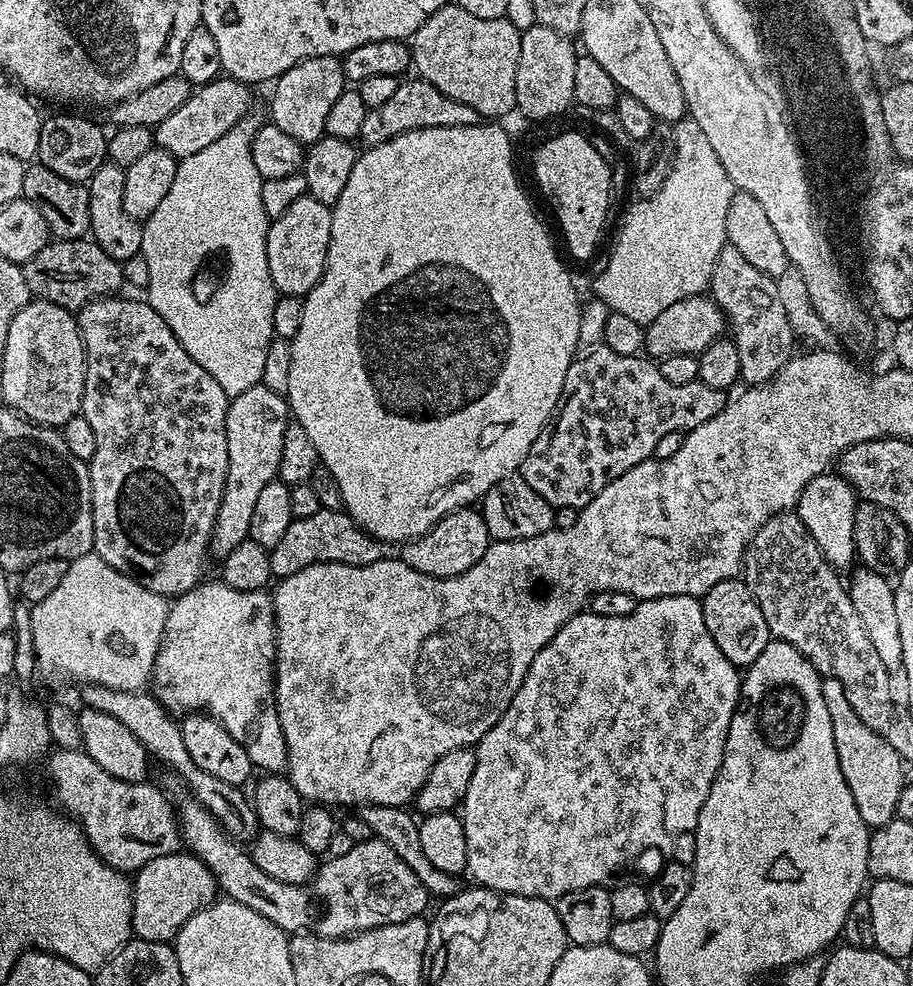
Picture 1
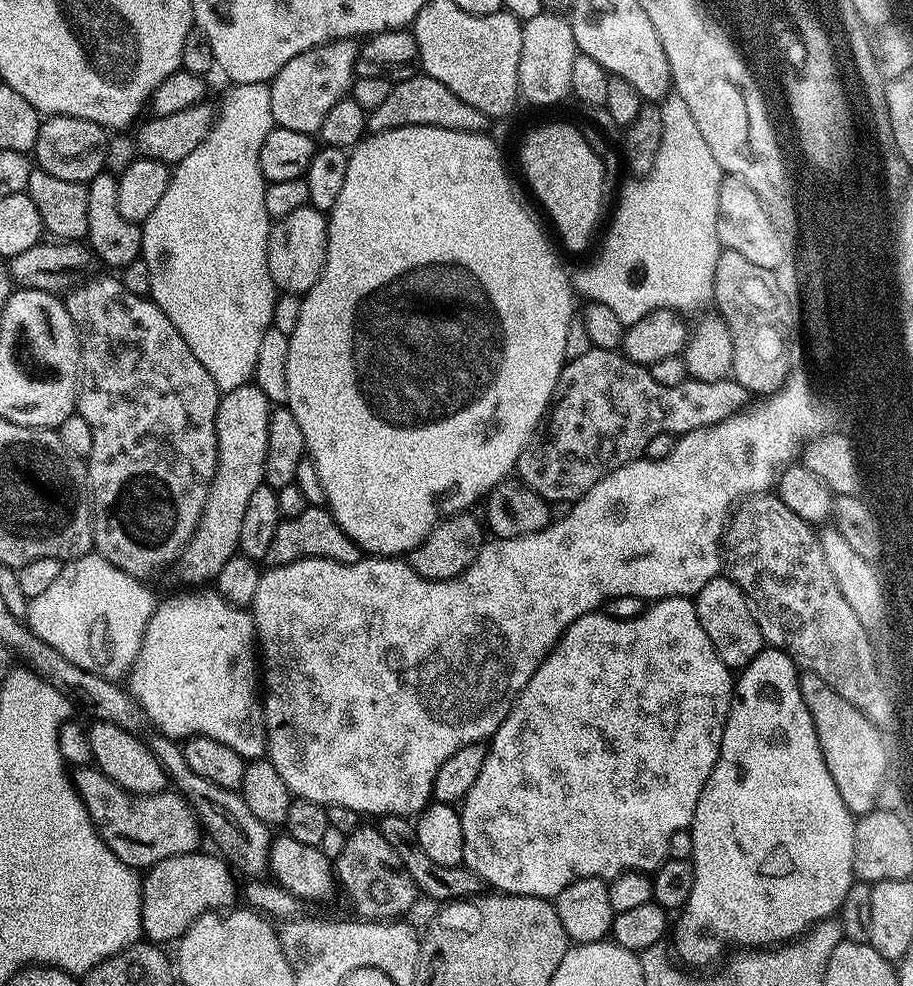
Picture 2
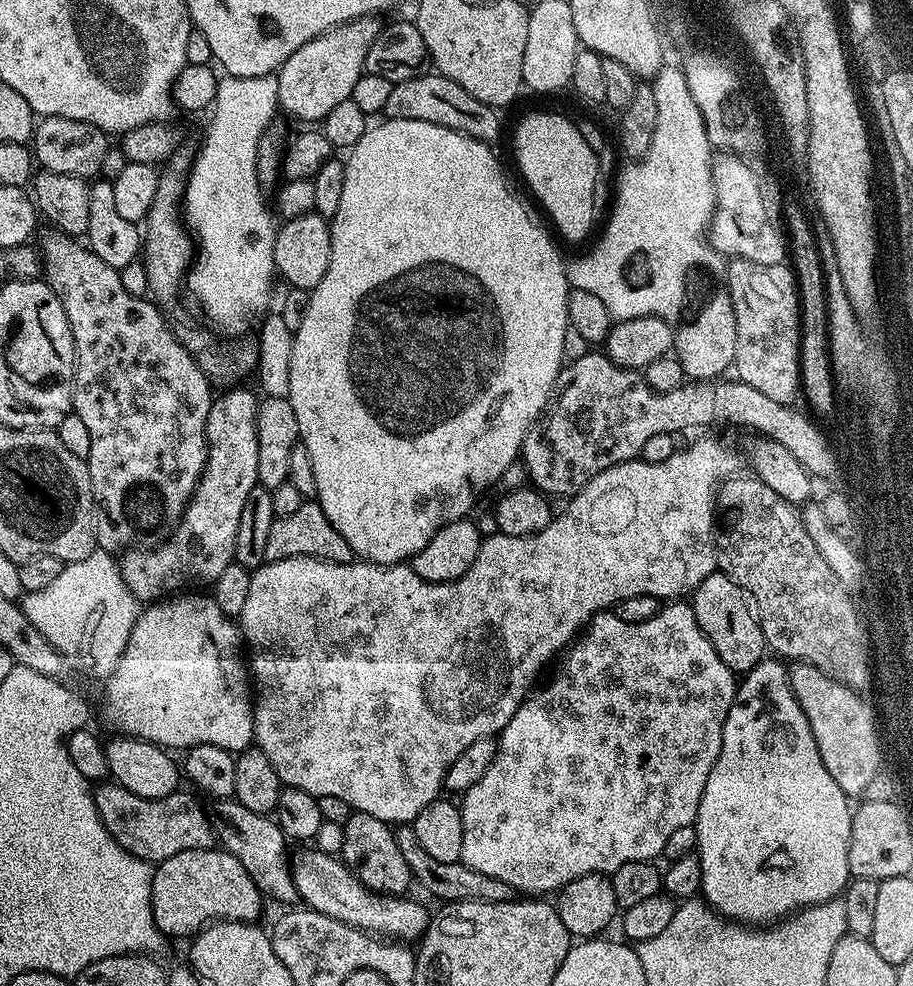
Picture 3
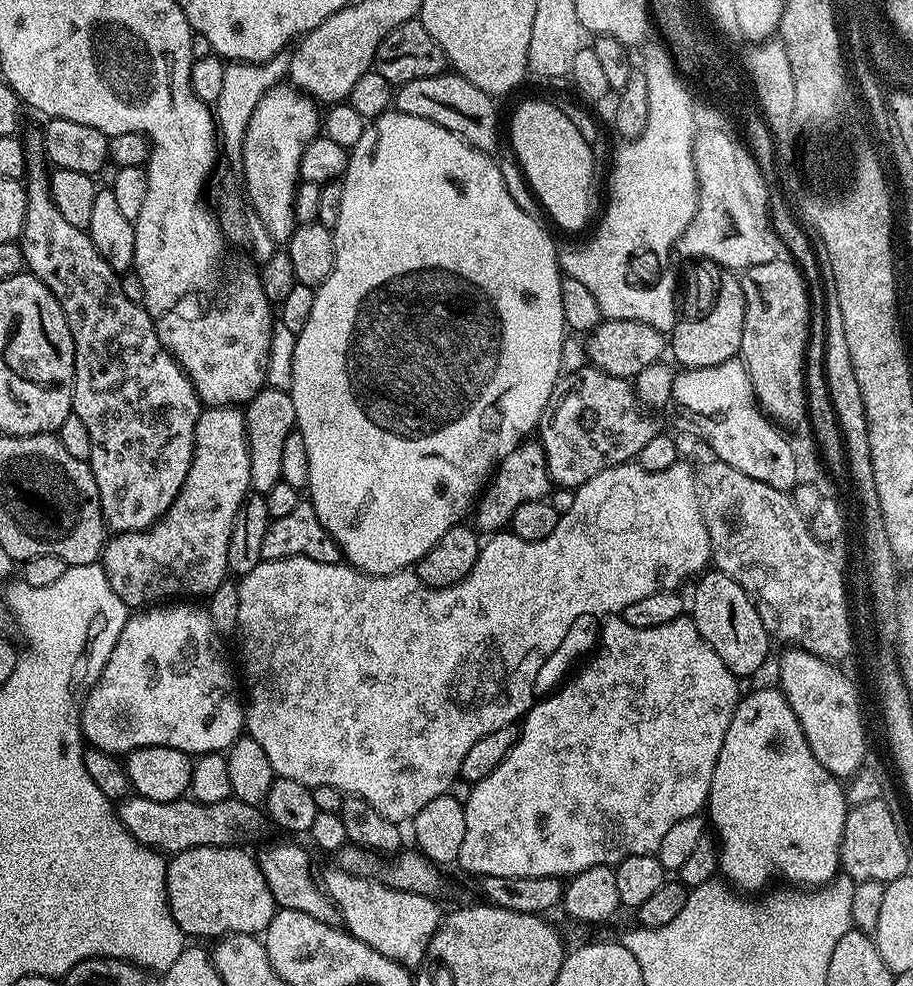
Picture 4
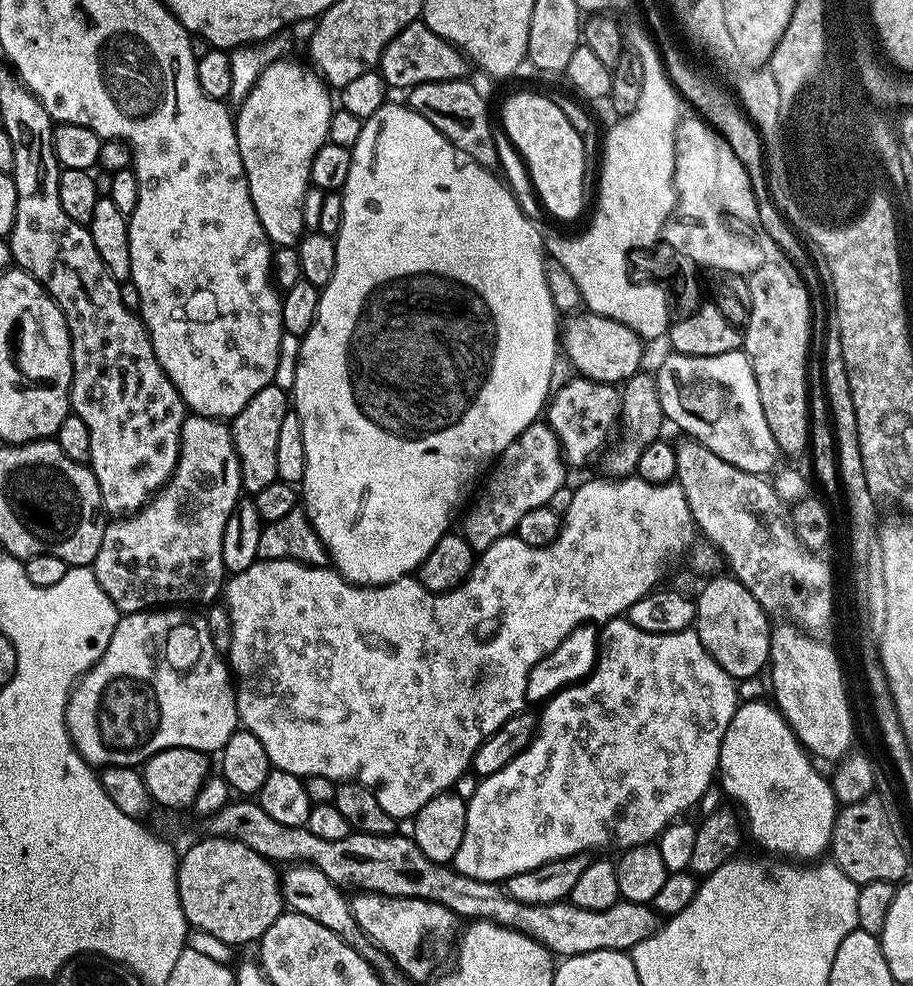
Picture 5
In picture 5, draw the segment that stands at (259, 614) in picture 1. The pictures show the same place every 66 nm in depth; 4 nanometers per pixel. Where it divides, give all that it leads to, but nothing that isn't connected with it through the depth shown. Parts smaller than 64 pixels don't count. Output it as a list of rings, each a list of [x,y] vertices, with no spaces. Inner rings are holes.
[[[161,606],[155,610],[121,615],[118,626],[110,638],[110,646],[106,646],[102,658],[98,658],[98,662],[94,662],[92,669],[85,672],[76,681],[72,693],[68,695],[68,705],[64,717],[72,744],[87,764],[93,766],[126,766],[127,768],[143,765],[144,761],[149,760],[151,756],[167,748],[189,748],[205,754],[219,753],[220,749],[226,746],[230,734],[234,734],[240,724],[240,715],[236,709],[236,686],[230,665],[221,652],[214,650],[214,642],[210,642],[210,630],[206,630],[203,615],[199,611],[189,610],[184,606]]]

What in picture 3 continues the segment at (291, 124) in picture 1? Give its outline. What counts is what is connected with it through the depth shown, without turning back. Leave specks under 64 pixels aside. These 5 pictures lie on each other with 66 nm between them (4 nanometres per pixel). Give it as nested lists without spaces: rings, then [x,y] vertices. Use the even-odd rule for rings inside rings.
[[[363,16],[326,30],[318,38],[298,46],[275,73],[278,78],[278,102],[281,113],[289,112],[296,120],[323,122],[334,106],[351,100],[358,78],[364,75],[364,63],[374,38],[382,27],[376,16]]]

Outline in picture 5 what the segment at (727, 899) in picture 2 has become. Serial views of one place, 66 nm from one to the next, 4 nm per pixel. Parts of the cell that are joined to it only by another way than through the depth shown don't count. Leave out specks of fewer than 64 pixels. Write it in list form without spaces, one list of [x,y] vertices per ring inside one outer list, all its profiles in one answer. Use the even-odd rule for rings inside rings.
[[[761,698],[745,700],[737,707],[722,738],[718,784],[730,799],[740,803],[747,835],[768,851],[765,853],[816,862],[829,851],[838,801],[831,779],[815,766],[775,703]]]

